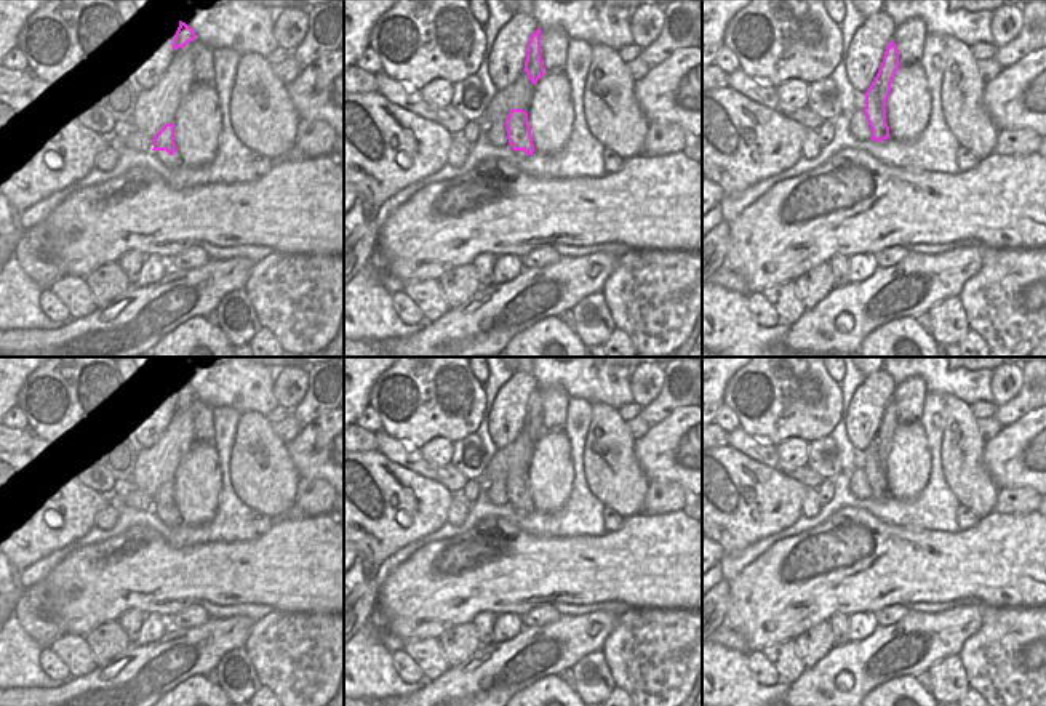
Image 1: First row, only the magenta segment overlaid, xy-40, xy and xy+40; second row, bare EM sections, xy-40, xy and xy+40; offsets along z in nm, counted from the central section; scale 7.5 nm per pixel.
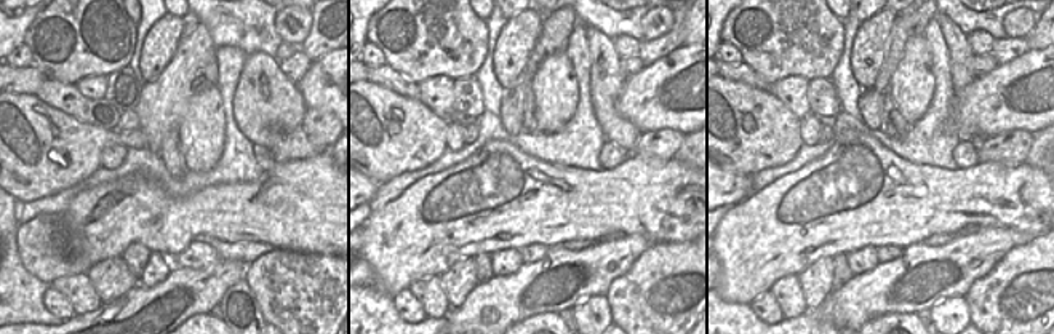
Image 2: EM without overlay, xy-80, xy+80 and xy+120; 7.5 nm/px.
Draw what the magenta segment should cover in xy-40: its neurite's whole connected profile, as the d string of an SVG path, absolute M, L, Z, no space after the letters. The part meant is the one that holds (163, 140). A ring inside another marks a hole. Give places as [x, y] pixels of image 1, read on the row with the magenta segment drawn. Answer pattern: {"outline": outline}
{"outline": "M166 123L152 139L154 149L152 150L166 150L170 155L176 152L174 144L174 123Z"}

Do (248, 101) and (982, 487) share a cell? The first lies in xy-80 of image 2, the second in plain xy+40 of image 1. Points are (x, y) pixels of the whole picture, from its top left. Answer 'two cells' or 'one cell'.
one cell

